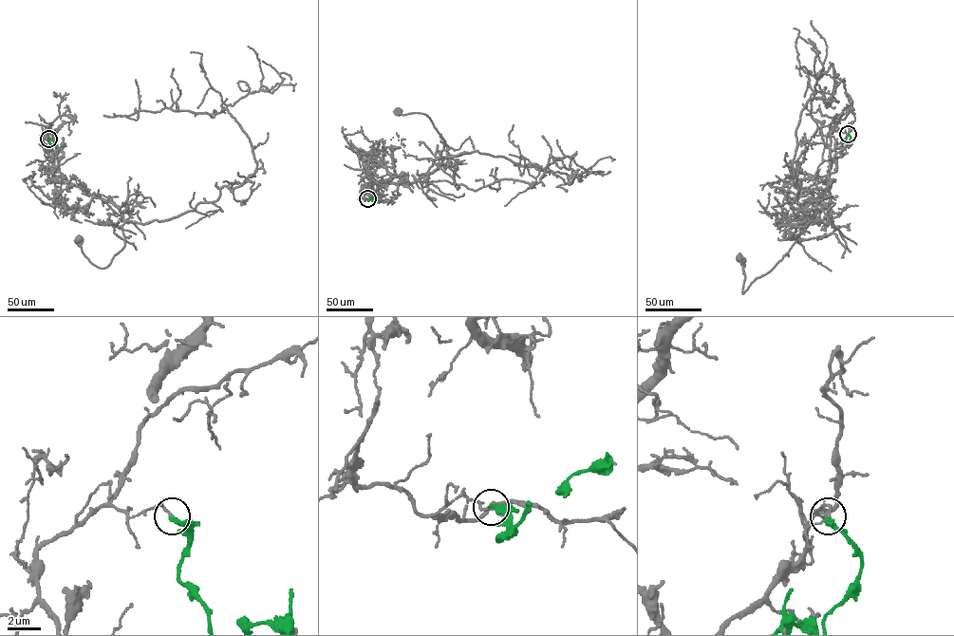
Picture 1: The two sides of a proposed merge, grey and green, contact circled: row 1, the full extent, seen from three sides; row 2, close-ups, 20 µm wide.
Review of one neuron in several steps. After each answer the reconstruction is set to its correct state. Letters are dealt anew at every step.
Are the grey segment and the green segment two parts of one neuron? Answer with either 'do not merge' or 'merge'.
do not merge

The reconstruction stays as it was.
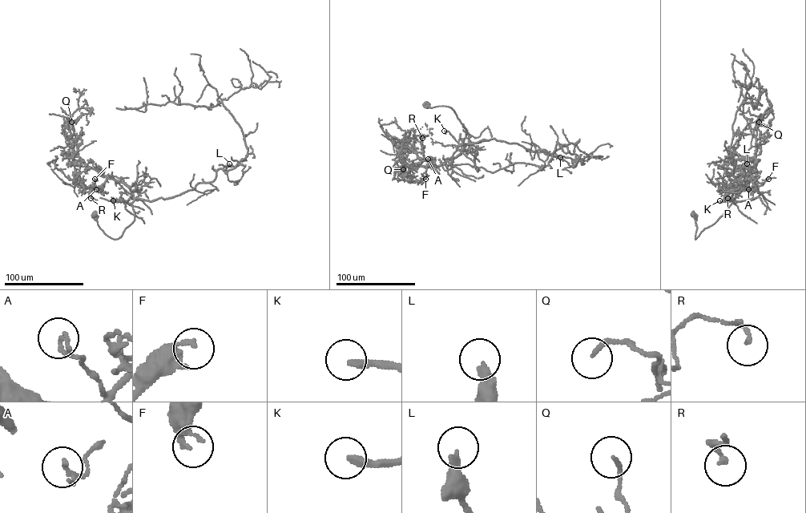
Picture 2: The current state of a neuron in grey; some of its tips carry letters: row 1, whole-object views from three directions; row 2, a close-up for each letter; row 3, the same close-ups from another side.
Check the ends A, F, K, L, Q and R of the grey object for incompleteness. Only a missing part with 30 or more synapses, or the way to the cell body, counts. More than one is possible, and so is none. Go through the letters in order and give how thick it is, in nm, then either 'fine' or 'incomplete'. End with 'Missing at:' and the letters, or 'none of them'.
A: 90 nm thick; fine
F: 170 nm thick; fine
K: 280 nm thick; incomplete
L: 360 nm thick; fine
Q: 140 nm thick; fine
R: 160 nm thick; fine
Missing at: K

